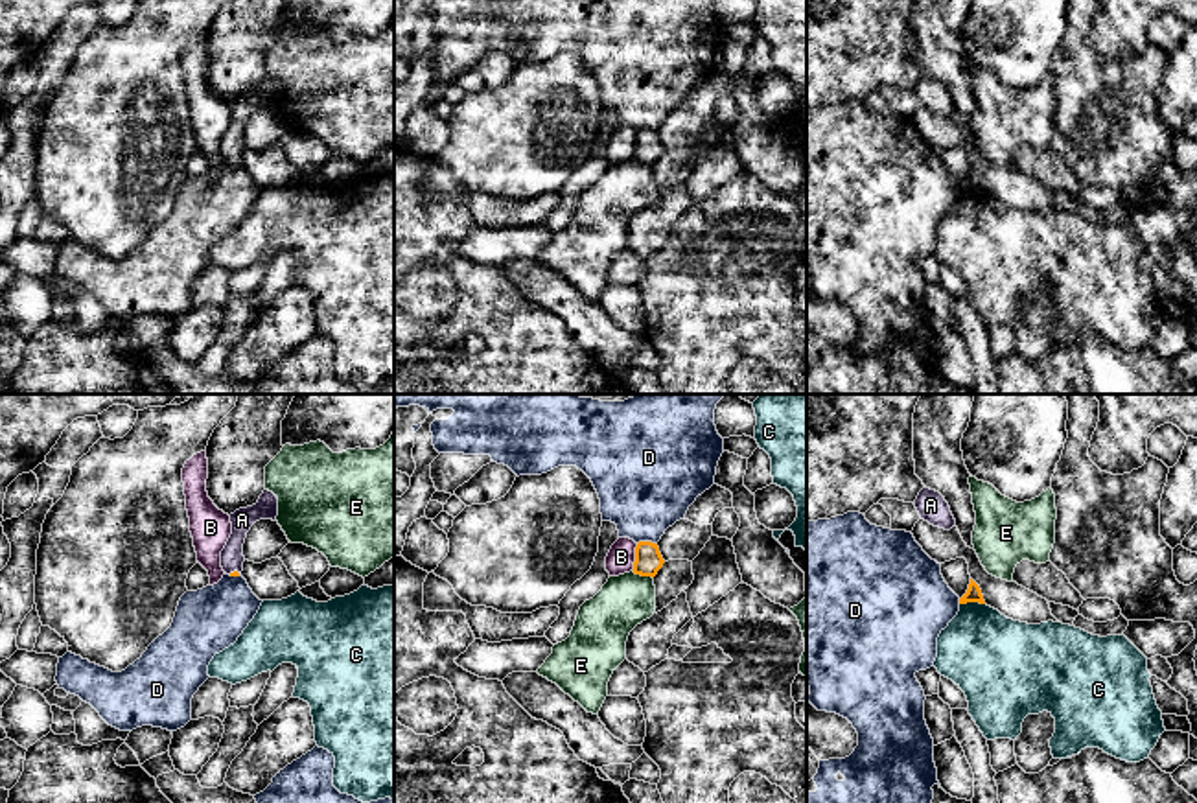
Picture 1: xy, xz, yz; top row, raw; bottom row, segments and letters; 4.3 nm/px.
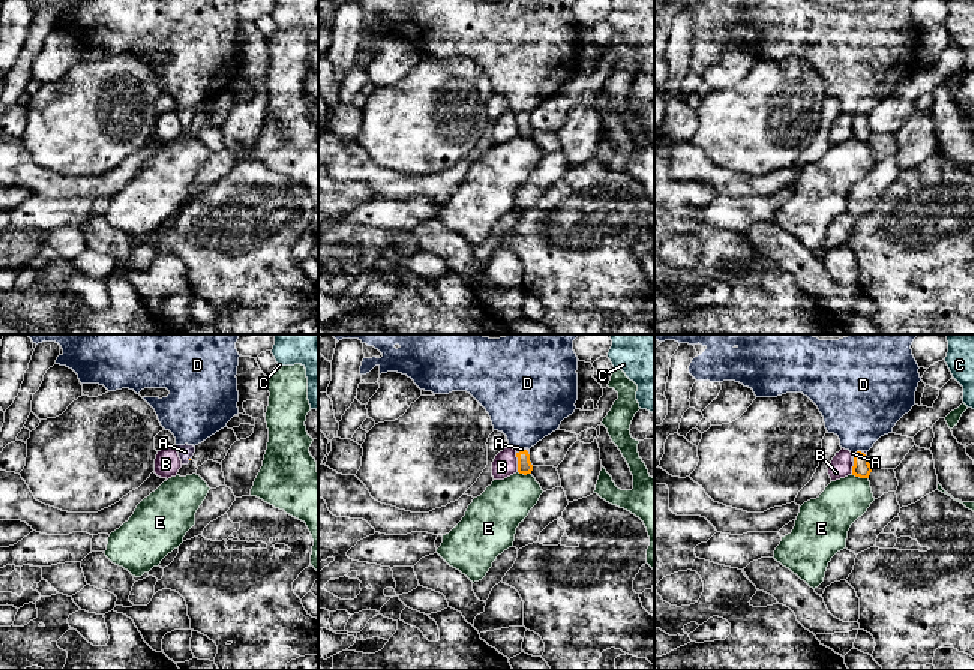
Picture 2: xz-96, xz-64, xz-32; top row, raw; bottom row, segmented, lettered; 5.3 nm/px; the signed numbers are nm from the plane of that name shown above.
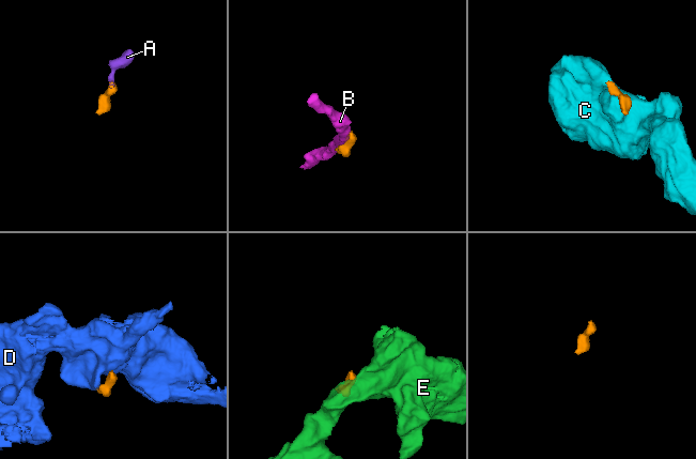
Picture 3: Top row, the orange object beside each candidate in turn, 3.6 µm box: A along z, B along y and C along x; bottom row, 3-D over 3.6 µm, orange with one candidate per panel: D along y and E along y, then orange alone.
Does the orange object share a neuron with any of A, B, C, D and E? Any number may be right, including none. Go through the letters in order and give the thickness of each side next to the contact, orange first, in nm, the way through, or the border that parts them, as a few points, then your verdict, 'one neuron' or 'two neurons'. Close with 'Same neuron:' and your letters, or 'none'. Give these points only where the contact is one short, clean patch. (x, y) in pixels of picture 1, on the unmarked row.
A: 20 nm thick on the orange side, 100 nm on the other; runs through xy (234, 161), (234, 159), (234, 129), (242, 107); one neuron
B: 120 nm thick on the orange side, 120 nm on the other; two neurons
C: 70 nm thick on the orange side, 360 nm on the other; border along yz (984, 190), (960, 192); two neurons
D: 120 nm thick on the orange side, 420 nm on the other; two neurons
E: 120 nm thick on the orange side, 240 nm on the other; border along xz (632, 159), (652, 166); two neurons
Same neuron: A

